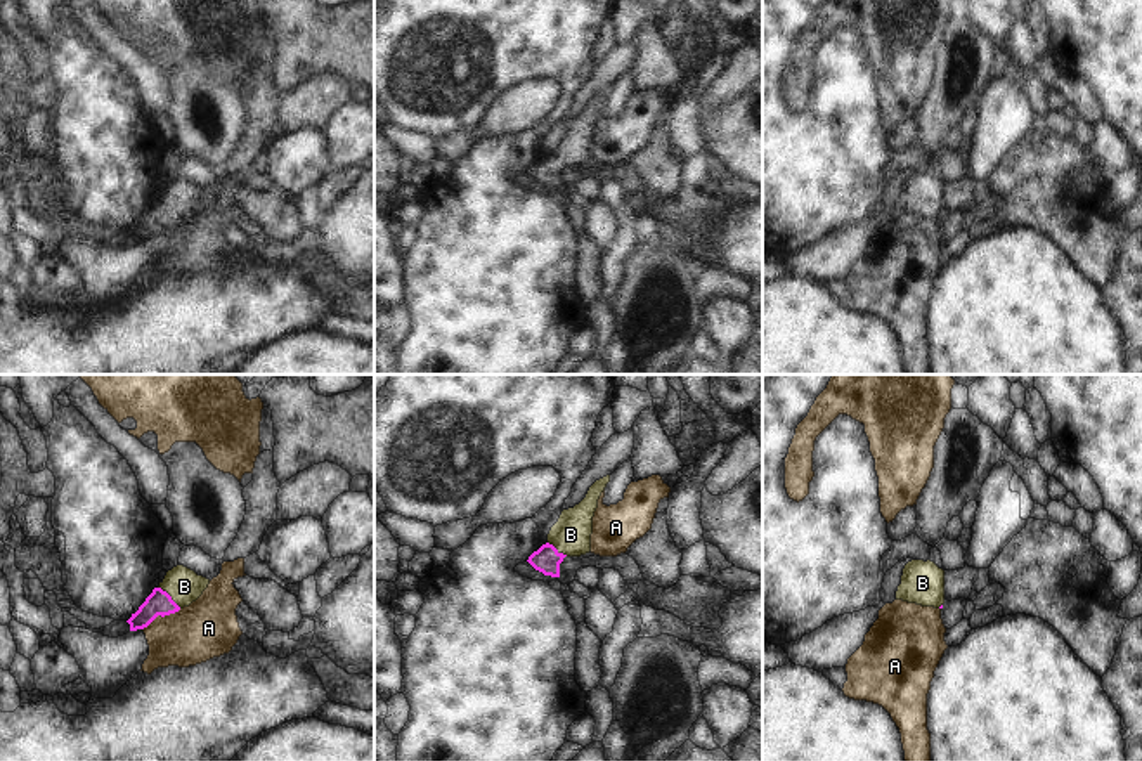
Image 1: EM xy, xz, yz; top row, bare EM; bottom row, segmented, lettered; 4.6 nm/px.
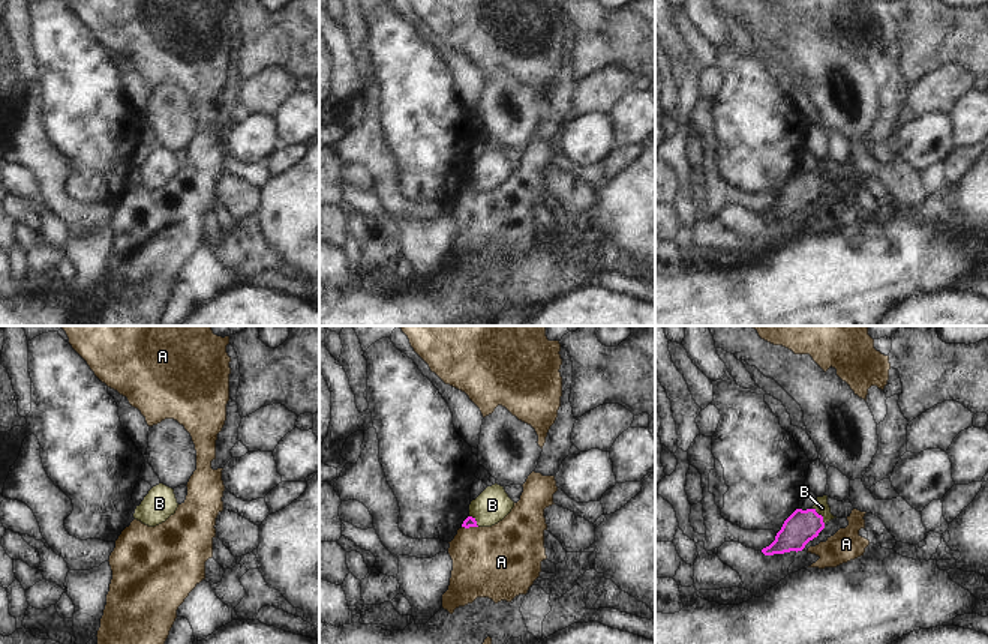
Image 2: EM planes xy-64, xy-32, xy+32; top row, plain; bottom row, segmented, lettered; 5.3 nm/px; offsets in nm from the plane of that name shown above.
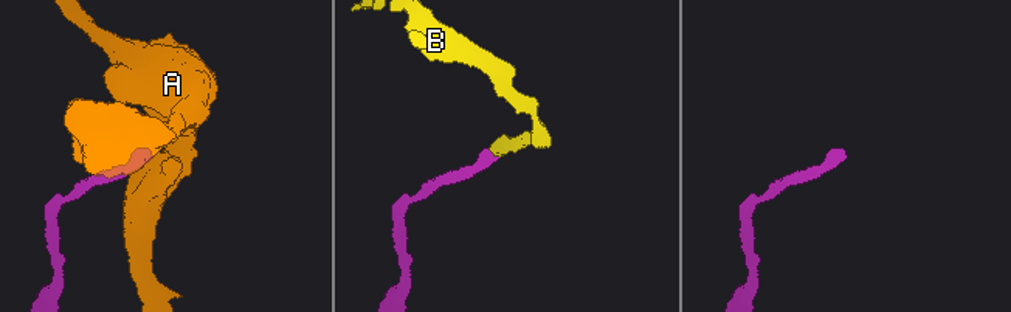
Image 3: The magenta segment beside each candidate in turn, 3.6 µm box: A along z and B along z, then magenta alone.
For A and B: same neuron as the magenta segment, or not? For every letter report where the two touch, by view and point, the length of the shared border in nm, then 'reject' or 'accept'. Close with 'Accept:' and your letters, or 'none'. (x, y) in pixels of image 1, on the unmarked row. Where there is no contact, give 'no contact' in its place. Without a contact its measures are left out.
A: meets magenta in xy at (162, 227); contact 200 nm long; reject
B: meets magenta in xy at (170, 208); contact 150 nm long; accept
Accept: B

